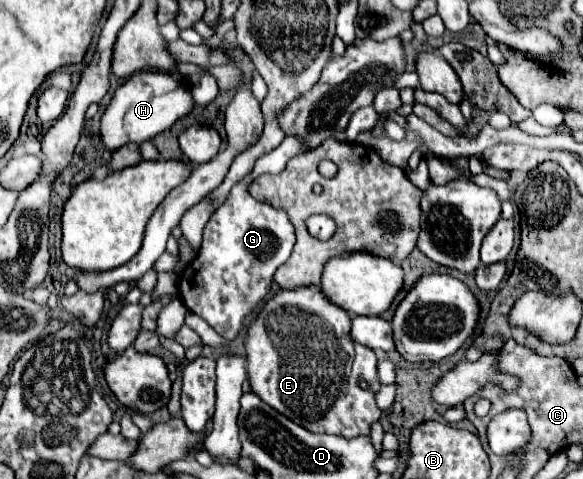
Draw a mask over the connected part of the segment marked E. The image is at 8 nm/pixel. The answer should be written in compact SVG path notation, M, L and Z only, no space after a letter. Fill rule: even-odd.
M298 286L298 288L280 288L270 300L266 300L262 312L250 322L248 330L246 330L246 336L244 336L244 348L246 348L246 364L248 364L248 380L250 380L250 386L252 386L252 392L258 394L266 404L270 404L274 410L278 410L280 414L284 414L286 418L290 418L292 422L304 426L306 430L310 432L316 432L316 434L338 434L338 436L344 436L344 438L354 438L354 436L368 436L370 434L370 426L372 422L376 422L382 414L382 410L378 408L376 404L376 394L380 390L380 380L378 380L378 372L376 372L376 364L378 364L378 358L374 354L374 350L370 348L364 348L360 346L358 342L352 340L350 336L350 316L348 312L344 312L340 306L336 306L334 302L330 302L322 288L320 286ZM364 378L366 382L370 382L370 390L362 390L358 388L358 380Z

